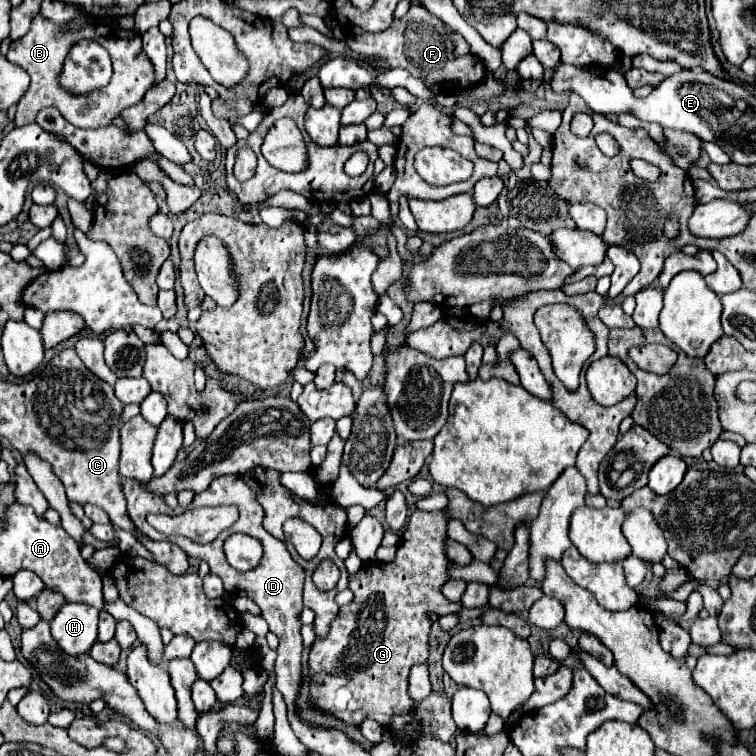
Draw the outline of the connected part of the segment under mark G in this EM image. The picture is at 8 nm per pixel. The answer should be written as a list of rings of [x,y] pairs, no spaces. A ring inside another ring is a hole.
[[[459,489],[445,491],[449,505],[443,511],[419,511],[415,509],[409,519],[409,529],[403,531],[397,555],[391,563],[371,561],[365,563],[355,575],[349,577],[349,589],[355,591],[355,599],[341,607],[337,619],[331,623],[329,637],[317,639],[311,647],[309,655],[309,671],[311,671],[311,701],[321,707],[323,711],[343,719],[351,725],[361,725],[365,717],[375,719],[379,725],[387,727],[393,715],[407,715],[413,707],[413,699],[409,697],[409,669],[415,663],[423,663],[429,657],[429,633],[431,633],[431,619],[427,613],[439,611],[453,611],[461,609],[461,601],[449,601],[441,593],[441,587],[449,581],[449,559],[445,555],[445,539],[447,539],[447,523],[449,519],[459,519],[467,531],[485,535],[495,541],[501,549],[511,549],[513,545],[513,531],[517,523],[535,519],[545,497],[543,491],[527,493],[515,501],[483,507],[471,501]]]

